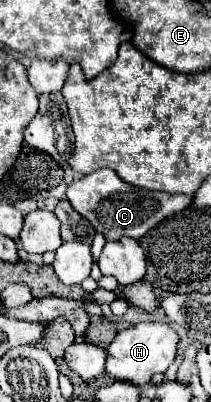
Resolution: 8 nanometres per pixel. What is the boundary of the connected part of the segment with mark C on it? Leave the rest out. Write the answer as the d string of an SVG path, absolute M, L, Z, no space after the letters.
M97 169L95 173L89 173L77 181L73 181L67 187L67 199L71 207L81 213L85 219L91 221L91 225L105 235L105 239L141 239L151 227L155 227L165 217L179 213L181 209L187 209L191 205L191 195L169 195L163 191L147 191L139 187L131 187L123 179L115 175L113 169Z

